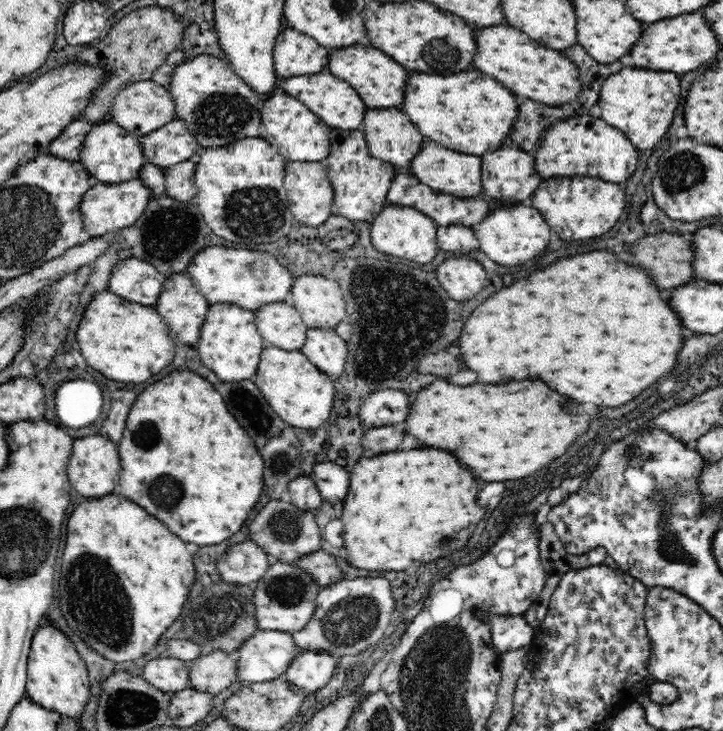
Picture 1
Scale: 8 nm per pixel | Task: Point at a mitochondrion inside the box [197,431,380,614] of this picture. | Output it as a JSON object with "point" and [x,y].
{"point":[287,590]}

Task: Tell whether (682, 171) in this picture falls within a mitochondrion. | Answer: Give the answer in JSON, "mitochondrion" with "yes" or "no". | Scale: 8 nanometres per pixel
{"mitochondrion":"yes"}

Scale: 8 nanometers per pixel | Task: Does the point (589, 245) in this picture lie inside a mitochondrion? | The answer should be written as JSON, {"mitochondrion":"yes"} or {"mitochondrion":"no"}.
{"mitochondrion":"no"}

